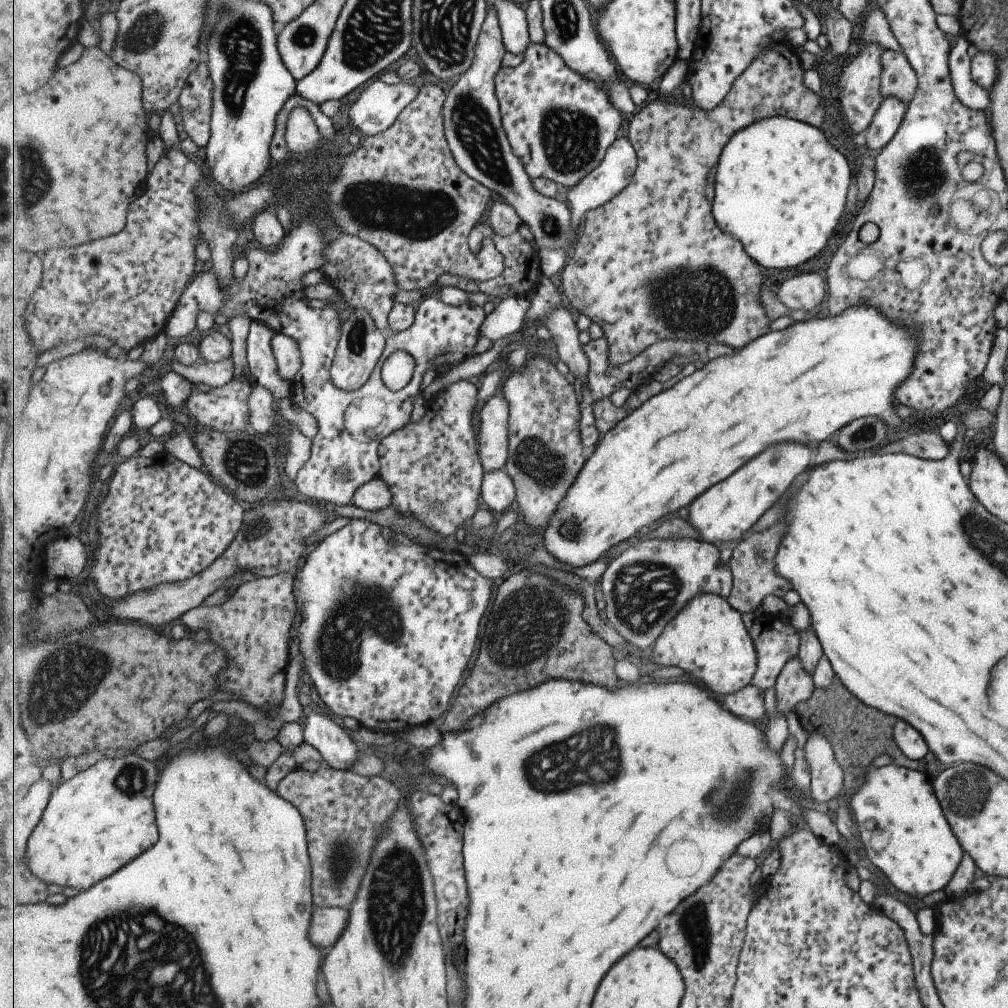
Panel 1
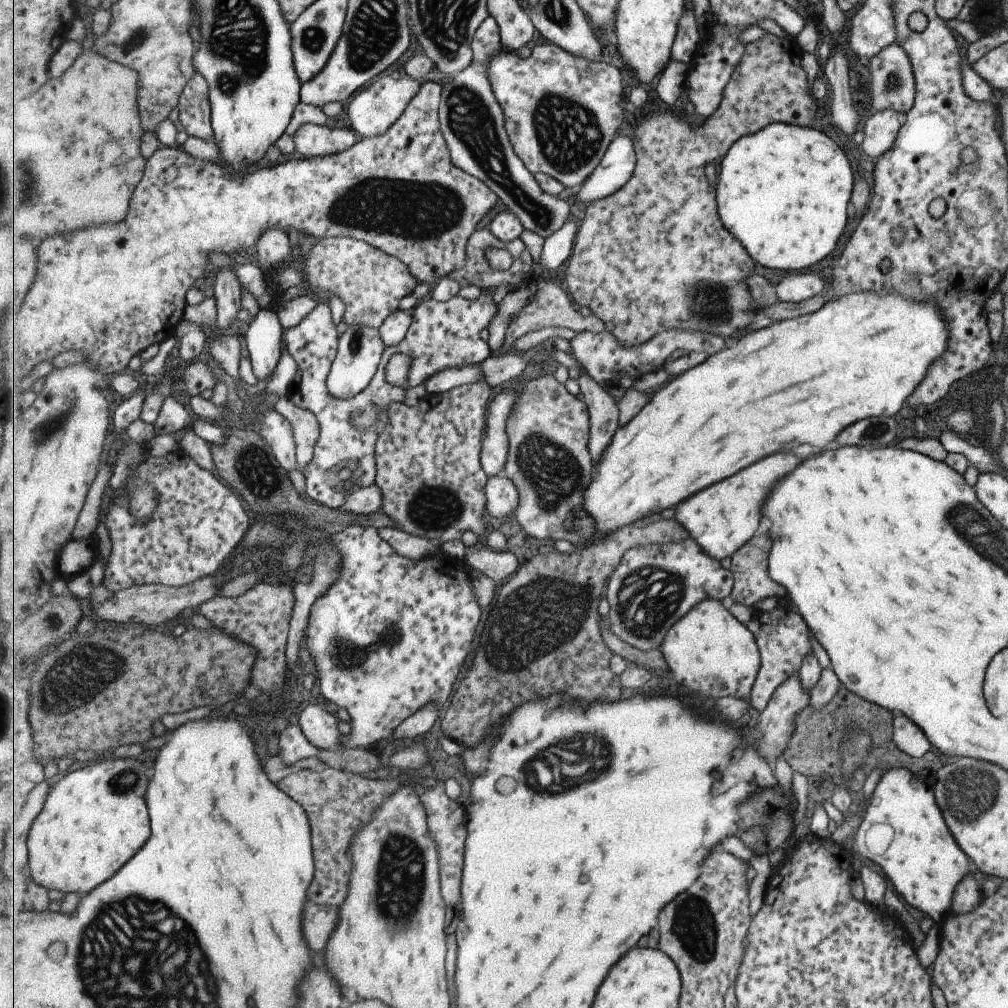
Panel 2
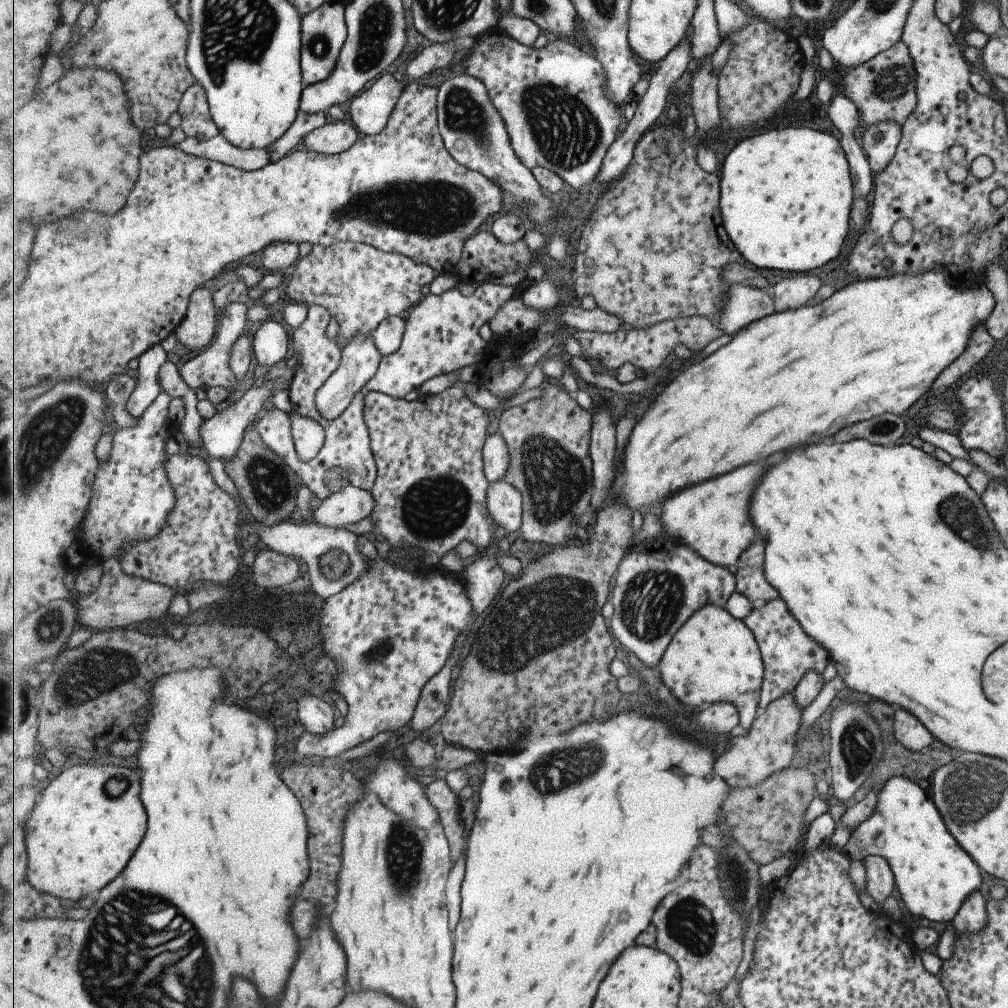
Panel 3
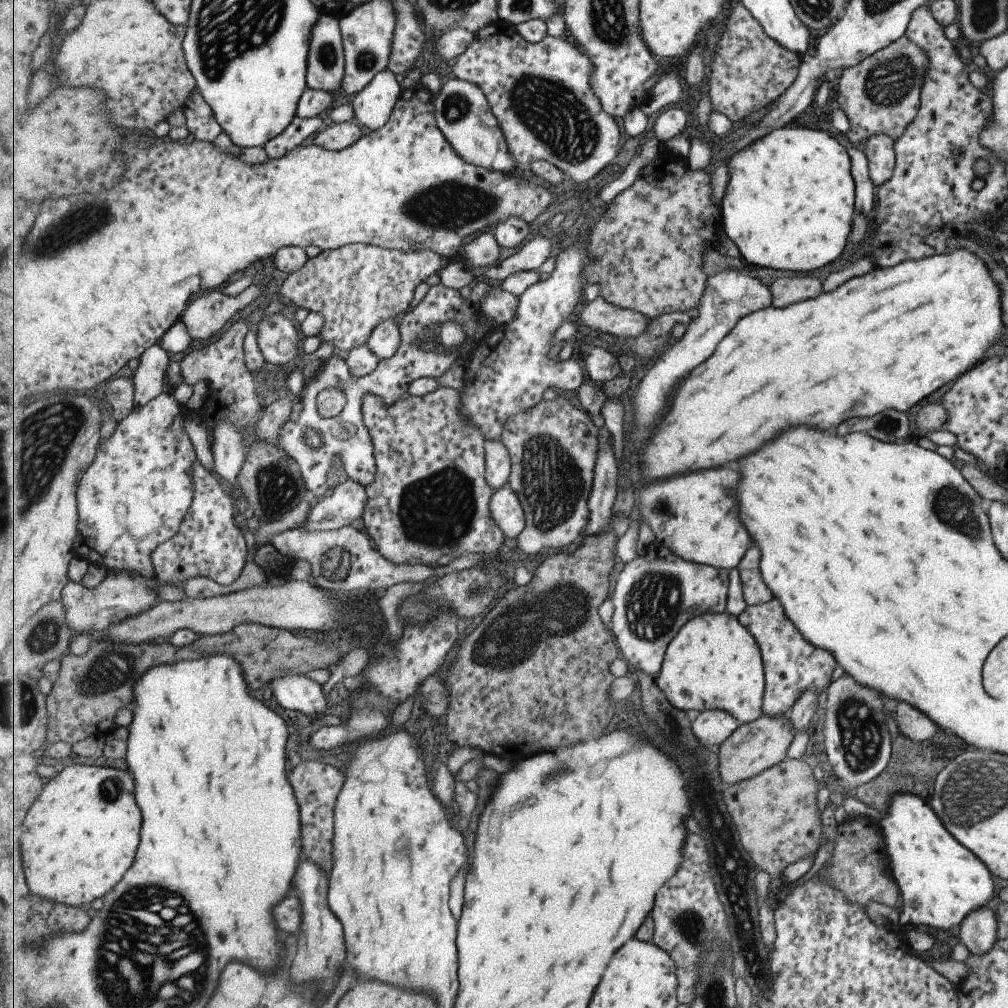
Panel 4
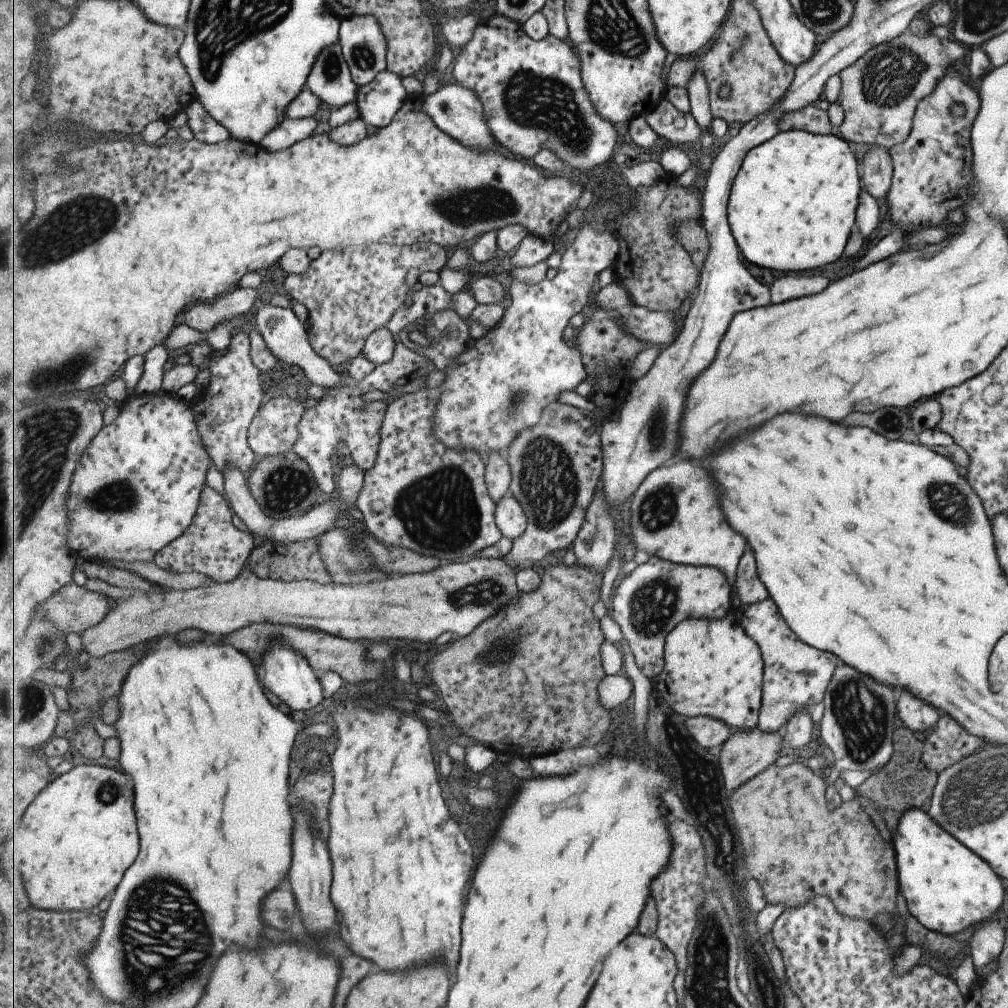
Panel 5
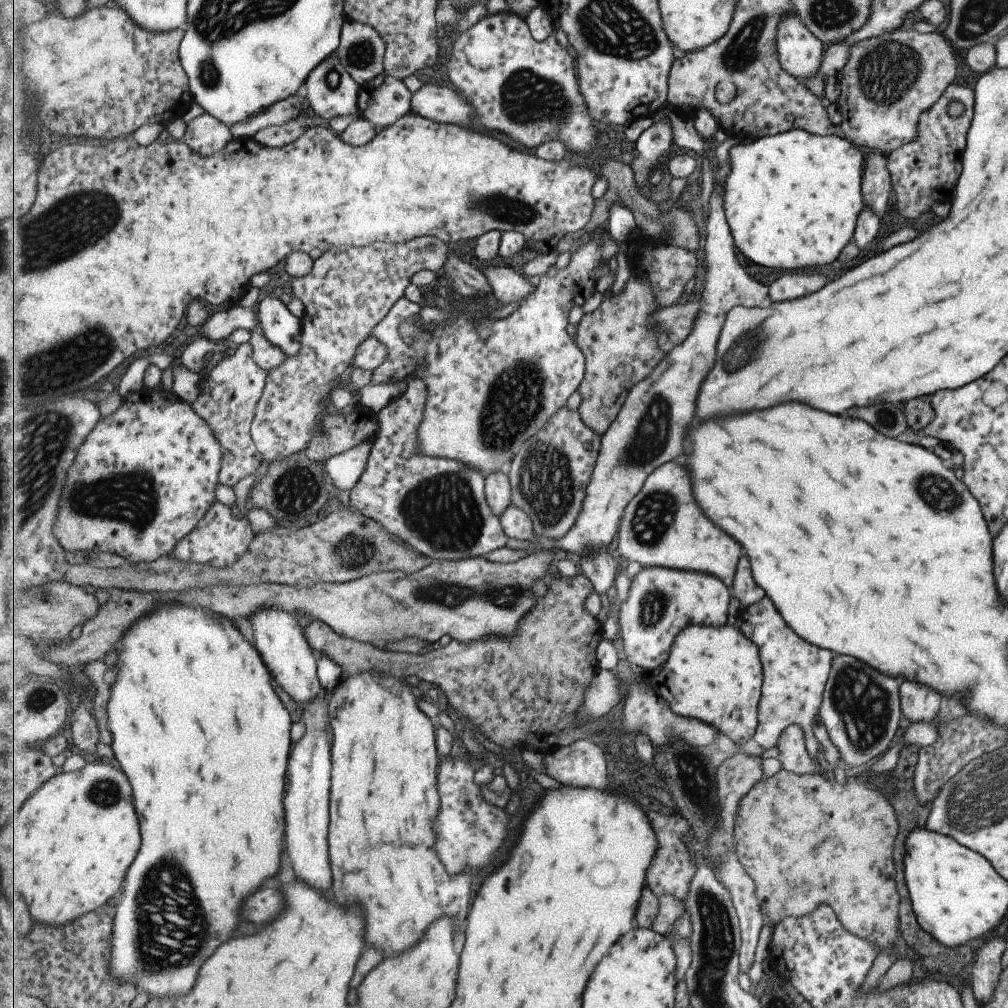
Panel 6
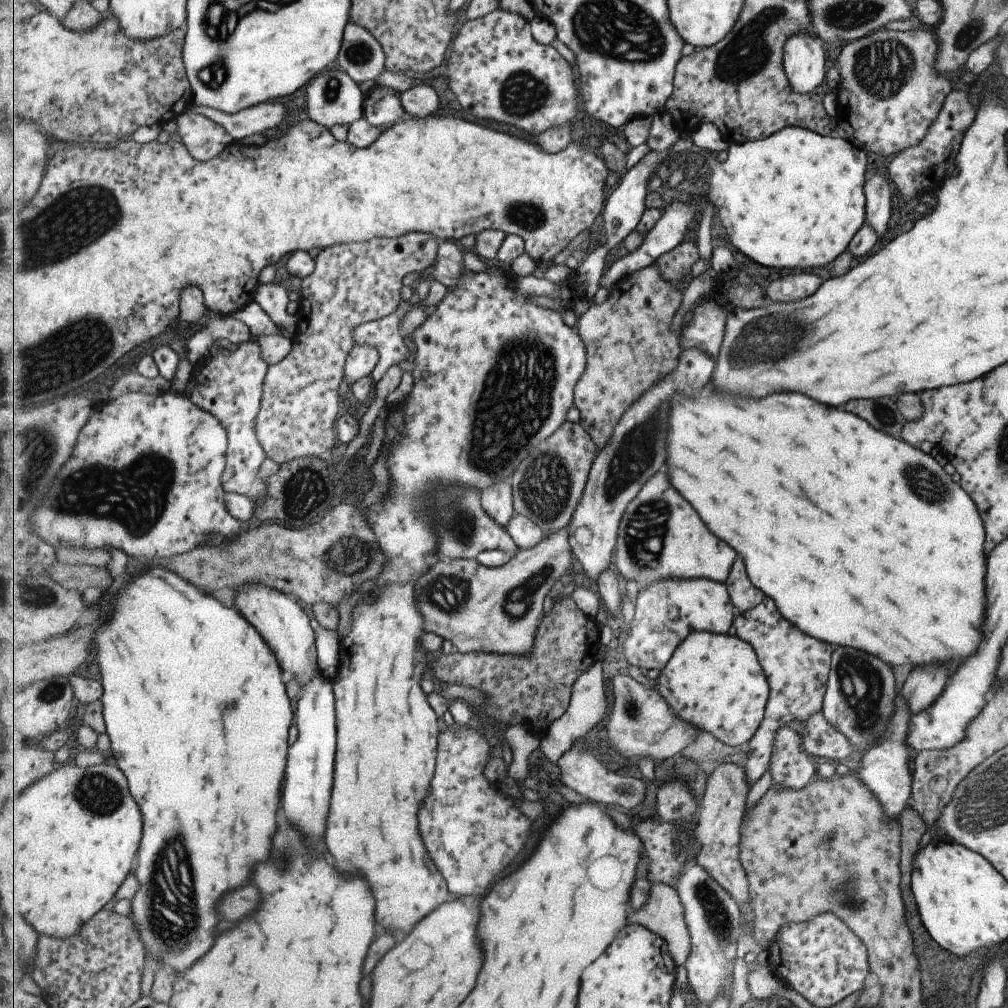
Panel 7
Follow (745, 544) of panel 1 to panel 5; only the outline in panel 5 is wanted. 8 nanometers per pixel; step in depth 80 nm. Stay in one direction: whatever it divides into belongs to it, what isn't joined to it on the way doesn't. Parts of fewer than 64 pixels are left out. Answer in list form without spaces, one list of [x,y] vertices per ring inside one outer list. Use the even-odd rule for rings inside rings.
[[[747,552],[747,556],[743,556],[743,564],[738,568],[736,584],[742,606],[762,603],[765,598],[769,598],[769,592],[759,578],[757,560],[753,552]]]

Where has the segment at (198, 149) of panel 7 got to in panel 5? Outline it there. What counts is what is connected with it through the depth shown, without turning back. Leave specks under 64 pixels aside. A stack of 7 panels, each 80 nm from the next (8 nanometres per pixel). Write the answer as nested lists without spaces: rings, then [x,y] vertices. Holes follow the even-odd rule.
[[[196,99],[185,110],[188,126],[193,132],[193,138],[209,144],[217,144],[232,138],[229,129],[225,128],[211,113]]]

